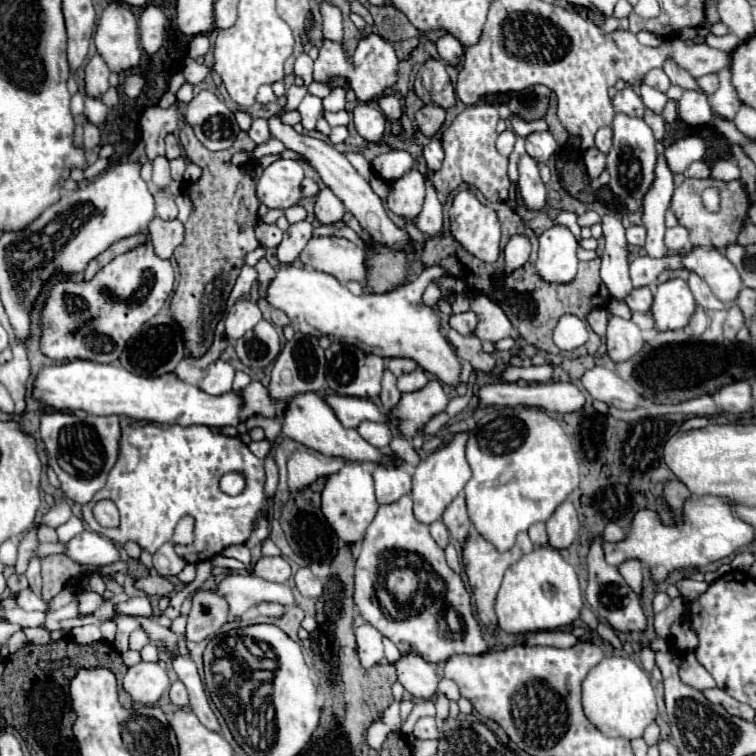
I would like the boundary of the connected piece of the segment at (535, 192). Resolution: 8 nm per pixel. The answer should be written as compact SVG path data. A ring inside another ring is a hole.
M523 154L519 158L519 180L517 180L517 186L519 186L519 192L521 192L527 208L537 210L537 208L545 206L547 190L545 190L545 184L541 182L541 178L539 178L537 162L529 154Z

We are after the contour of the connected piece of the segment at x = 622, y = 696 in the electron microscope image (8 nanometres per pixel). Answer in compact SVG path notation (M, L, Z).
M629 656L603 658L583 680L583 710L585 716L607 736L623 736L627 740L643 736L647 724L651 724L657 716L655 692L647 672Z

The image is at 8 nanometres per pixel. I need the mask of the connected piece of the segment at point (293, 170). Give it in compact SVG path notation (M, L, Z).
M275 160L257 182L257 198L269 208L289 208L301 200L303 166L297 160Z

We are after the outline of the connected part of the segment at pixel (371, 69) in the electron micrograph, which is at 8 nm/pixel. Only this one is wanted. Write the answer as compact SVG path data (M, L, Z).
M365 34L361 40L359 40L359 46L357 46L357 52L355 52L355 58L353 62L343 62L343 68L339 70L339 78L335 78L333 74L329 74L325 78L325 42L319 50L319 58L315 60L315 68L313 68L313 80L315 82L323 82L327 84L331 90L333 88L343 88L343 90L353 90L357 100L361 102L369 102L373 98L377 98L379 94L383 94L383 90L387 90L389 86L393 86L393 82L397 80L395 72L397 72L397 56L395 56L395 50L393 46L381 38L379 34Z

